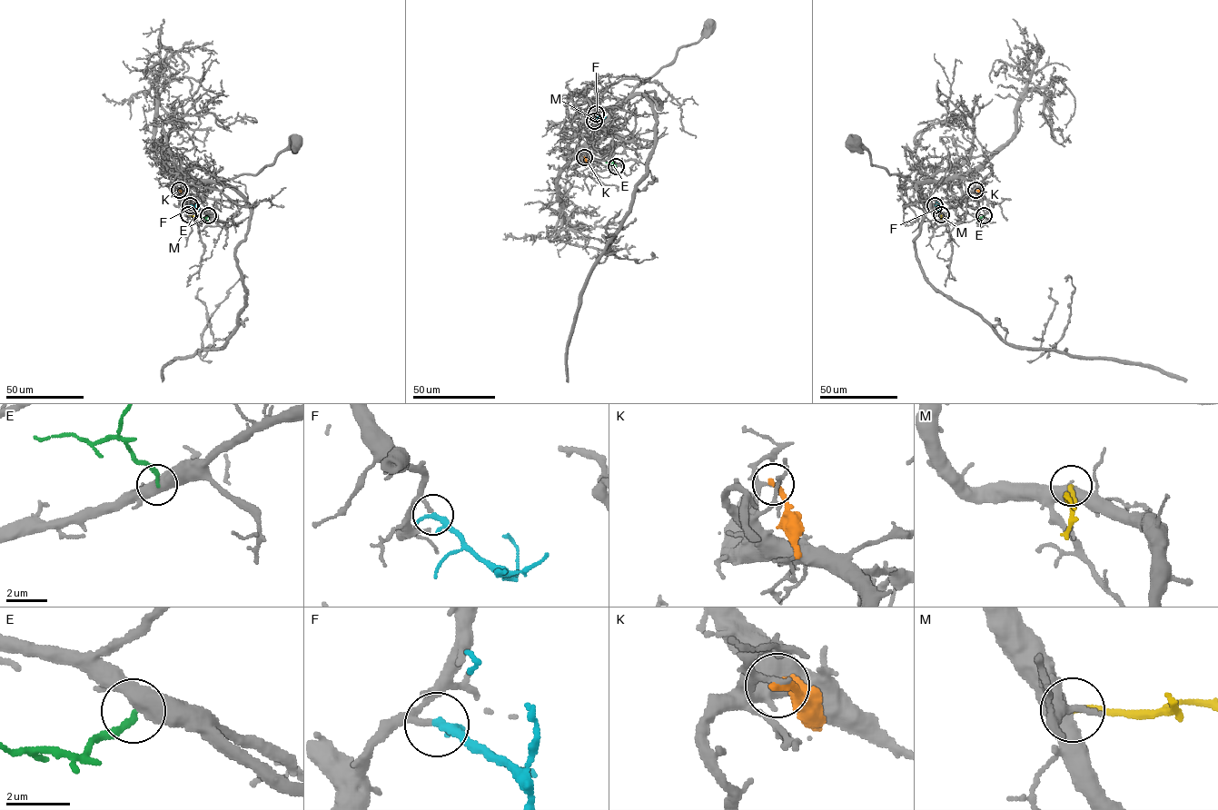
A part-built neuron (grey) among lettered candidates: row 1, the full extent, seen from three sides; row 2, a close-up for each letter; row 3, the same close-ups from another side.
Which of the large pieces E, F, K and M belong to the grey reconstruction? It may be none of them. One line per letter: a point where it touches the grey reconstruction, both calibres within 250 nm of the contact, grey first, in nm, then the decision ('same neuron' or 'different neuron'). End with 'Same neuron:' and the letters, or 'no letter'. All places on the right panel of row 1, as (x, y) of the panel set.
E: (984, 215) | 500/180 nm | different neuron
F: (935, 205) | 140/320 nm | same neuron
K: (975, 190) | 150/260 nm | different neuron
M: (941, 214) | 480/200 nm | same neuron
Same neuron: F, M

